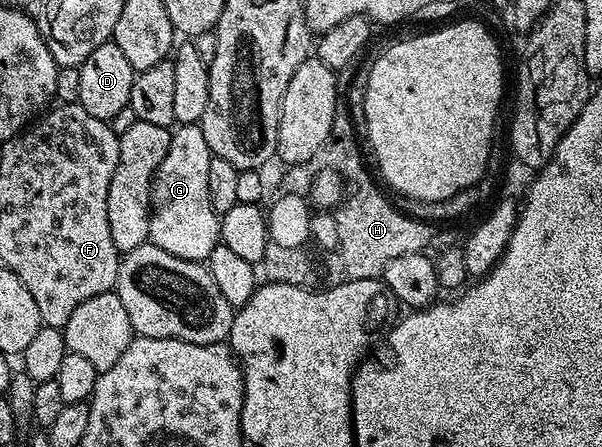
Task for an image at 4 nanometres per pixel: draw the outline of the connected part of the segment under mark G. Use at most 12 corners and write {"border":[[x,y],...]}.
{"border":[[175,126],[150,188],[149,242],[209,260],[208,141]]}

